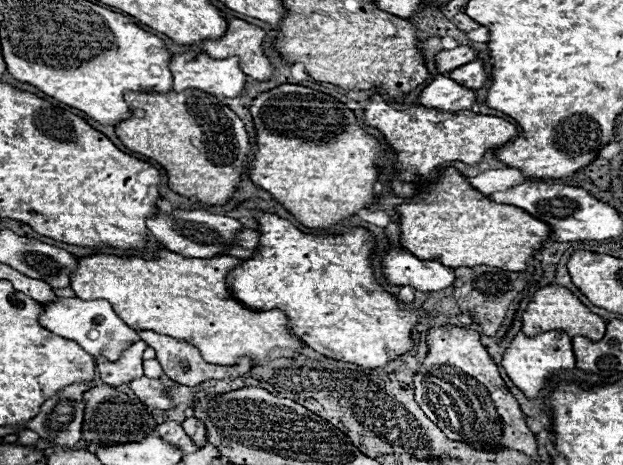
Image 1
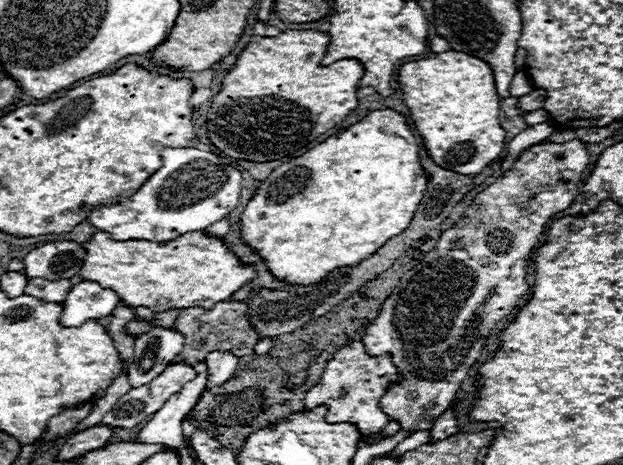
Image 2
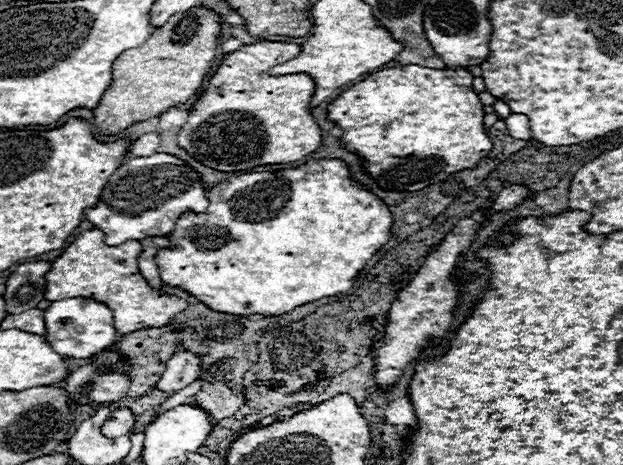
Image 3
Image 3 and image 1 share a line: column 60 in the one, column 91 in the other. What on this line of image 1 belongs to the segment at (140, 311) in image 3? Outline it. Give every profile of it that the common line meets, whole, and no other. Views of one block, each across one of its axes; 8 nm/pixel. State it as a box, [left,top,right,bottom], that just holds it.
[70,250,302,366]

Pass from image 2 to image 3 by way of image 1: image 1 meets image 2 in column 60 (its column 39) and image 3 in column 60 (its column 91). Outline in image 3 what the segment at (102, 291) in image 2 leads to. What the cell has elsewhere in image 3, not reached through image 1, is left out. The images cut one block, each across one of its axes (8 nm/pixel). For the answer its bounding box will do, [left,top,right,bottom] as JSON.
[44,298,116,358]

